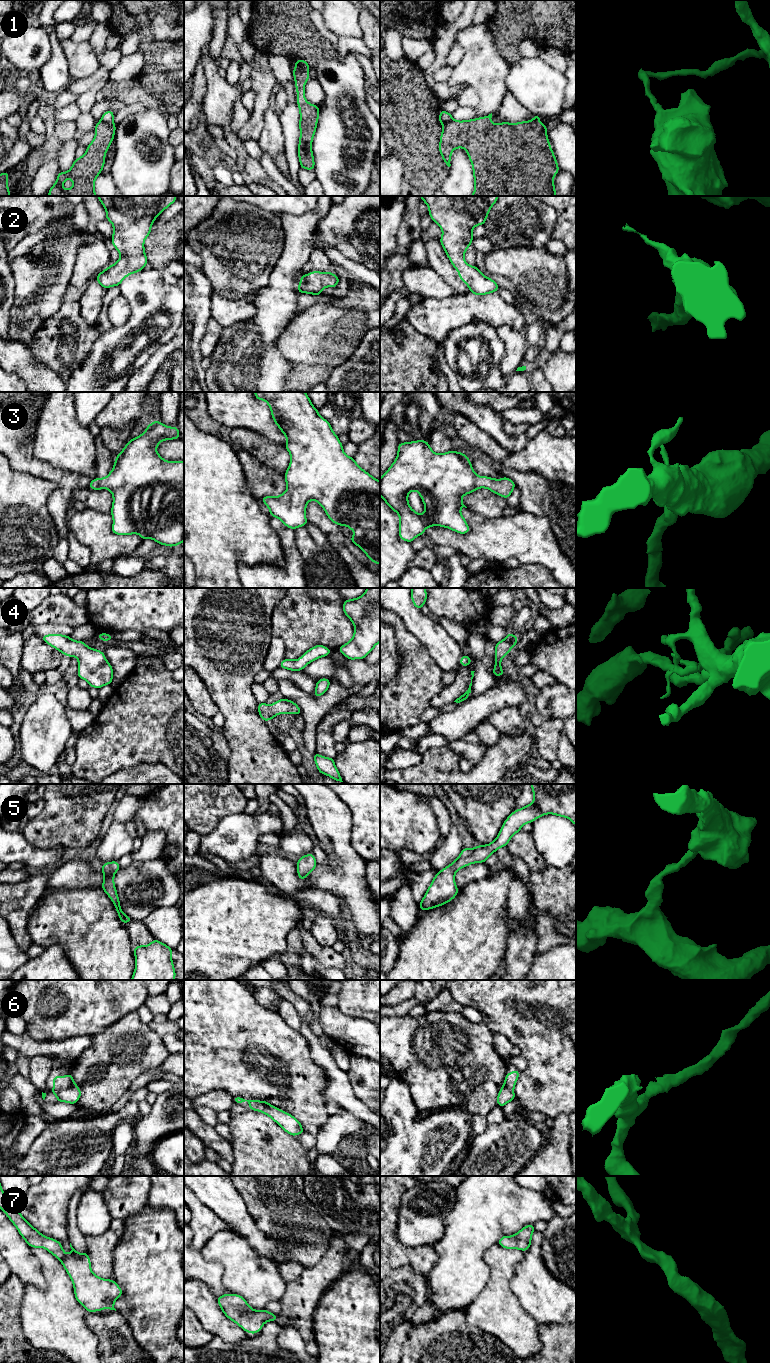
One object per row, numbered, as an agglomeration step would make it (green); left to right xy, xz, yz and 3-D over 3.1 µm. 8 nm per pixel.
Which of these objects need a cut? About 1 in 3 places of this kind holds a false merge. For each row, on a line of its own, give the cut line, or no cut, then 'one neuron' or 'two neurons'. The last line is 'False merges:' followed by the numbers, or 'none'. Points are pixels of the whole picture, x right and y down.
1: cut xy (101, 120), (112, 123); two neurons
2: cut none; one neuron
3: cut none; one neuron
4: cut none; one neuron
5: cut none; one neuron
6: cut none; one neuron
7: cut none; one neuron
False merges: 1

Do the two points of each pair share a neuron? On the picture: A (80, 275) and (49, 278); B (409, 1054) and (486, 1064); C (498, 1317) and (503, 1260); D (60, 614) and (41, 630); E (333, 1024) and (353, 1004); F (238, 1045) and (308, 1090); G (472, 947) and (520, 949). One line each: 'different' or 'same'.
A: different
B: same
C: same
D: different
E: different
F: same
G: different

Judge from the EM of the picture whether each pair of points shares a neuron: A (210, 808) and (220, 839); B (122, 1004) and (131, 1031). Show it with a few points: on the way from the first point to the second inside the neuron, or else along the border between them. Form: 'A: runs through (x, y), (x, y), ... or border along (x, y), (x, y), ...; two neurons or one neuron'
A: border along (235, 812), (225, 815), (202, 837); two neurons
B: border along (135, 1010), (106, 1027); two neurons

